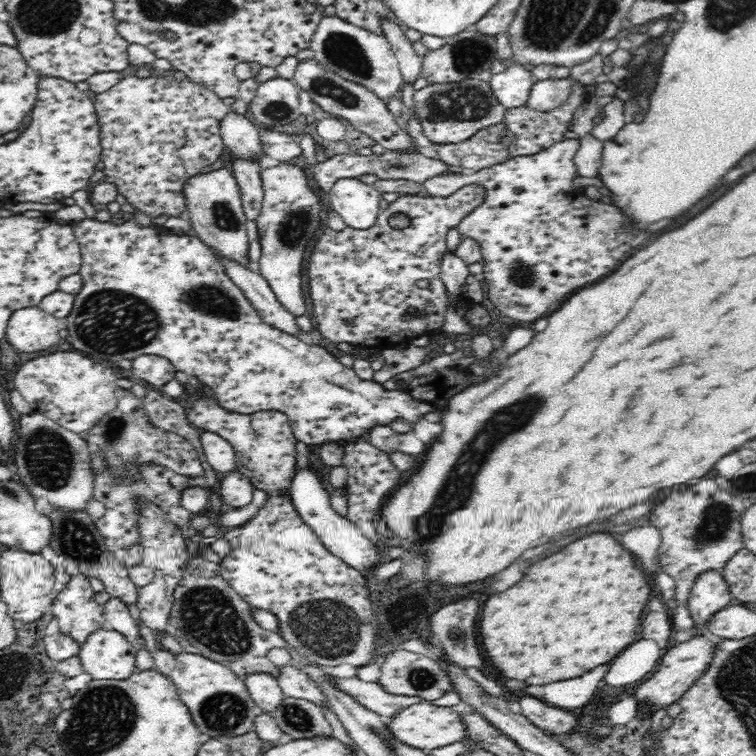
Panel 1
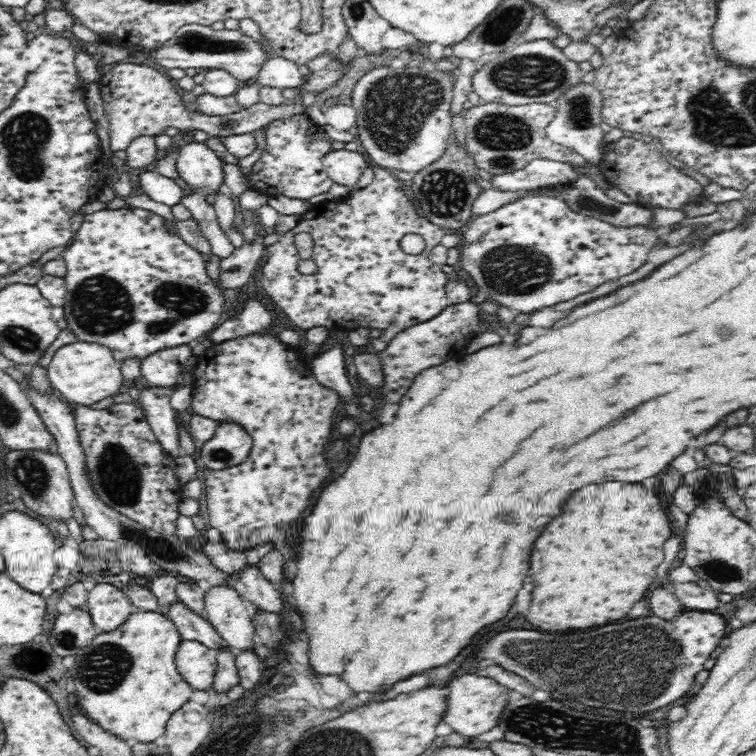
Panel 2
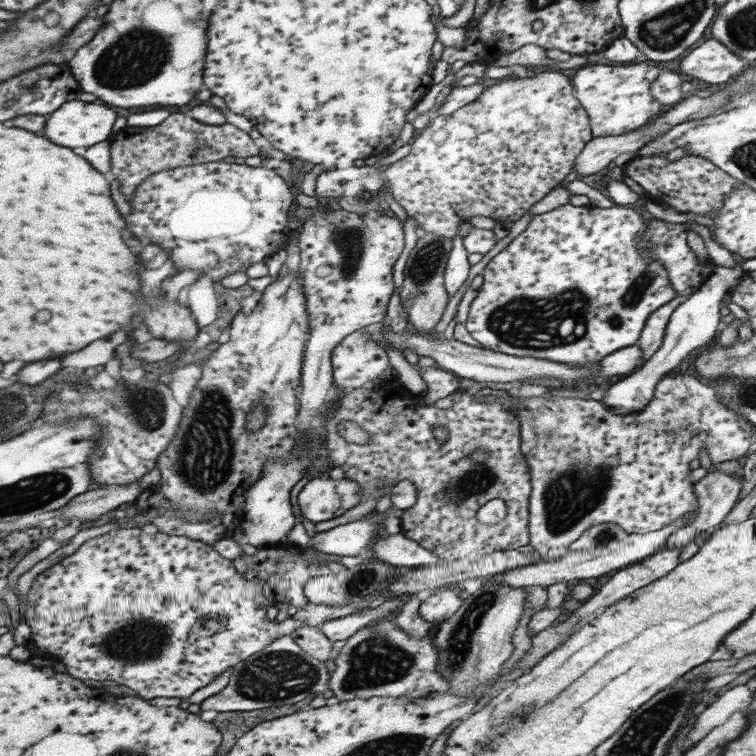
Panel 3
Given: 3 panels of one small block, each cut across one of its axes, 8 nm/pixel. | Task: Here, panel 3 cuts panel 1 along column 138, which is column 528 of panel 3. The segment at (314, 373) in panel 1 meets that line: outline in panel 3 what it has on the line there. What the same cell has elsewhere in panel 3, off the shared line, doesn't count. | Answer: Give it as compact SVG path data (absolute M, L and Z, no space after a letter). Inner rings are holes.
M565 204L544 214L534 215L531 217L527 227L515 236L504 249L495 254L480 272L482 283L470 303L470 309L465 321L469 336L479 342L481 346L484 346L485 349L493 352L516 357L544 358L553 362L560 362L563 365L571 365L572 367L590 367L604 356L607 356L607 354L619 350L619 348L635 345L645 319L654 310L669 302L676 295L669 284L669 279L667 279L667 271L661 267L661 262L652 260L646 254L642 254L642 250L646 246L642 242L638 242L638 238L646 229L646 220L647 215L639 211L636 206L617 207L615 205L613 208L595 208L591 206L587 210L585 206Z

